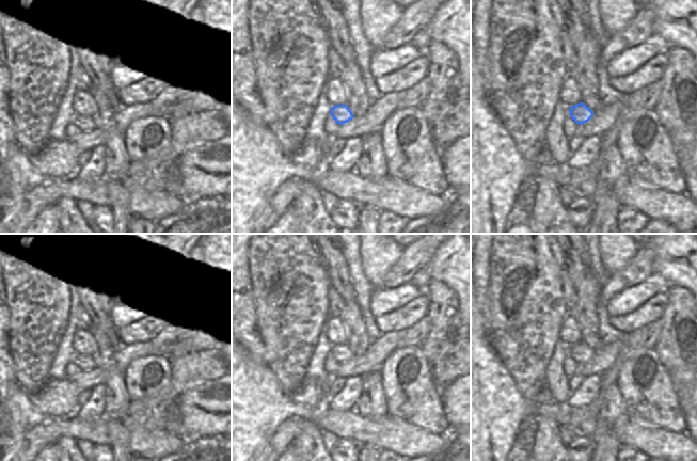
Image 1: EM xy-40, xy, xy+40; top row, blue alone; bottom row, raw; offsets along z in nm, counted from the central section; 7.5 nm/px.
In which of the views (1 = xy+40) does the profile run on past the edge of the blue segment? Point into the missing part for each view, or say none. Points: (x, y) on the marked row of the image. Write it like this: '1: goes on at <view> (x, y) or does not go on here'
1: does not go on here

